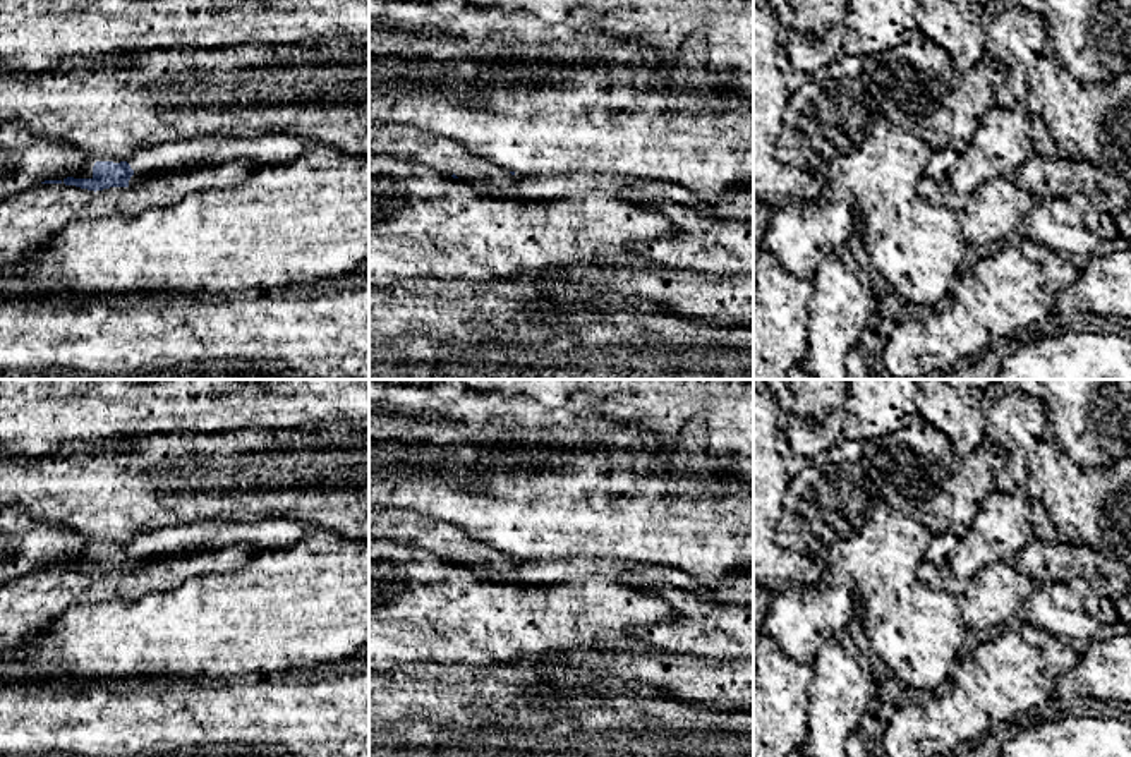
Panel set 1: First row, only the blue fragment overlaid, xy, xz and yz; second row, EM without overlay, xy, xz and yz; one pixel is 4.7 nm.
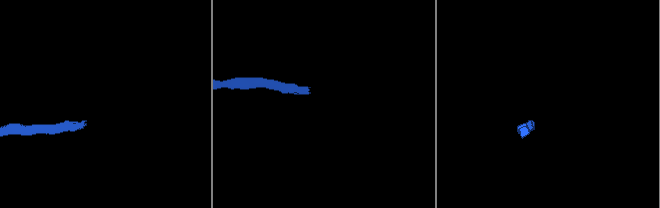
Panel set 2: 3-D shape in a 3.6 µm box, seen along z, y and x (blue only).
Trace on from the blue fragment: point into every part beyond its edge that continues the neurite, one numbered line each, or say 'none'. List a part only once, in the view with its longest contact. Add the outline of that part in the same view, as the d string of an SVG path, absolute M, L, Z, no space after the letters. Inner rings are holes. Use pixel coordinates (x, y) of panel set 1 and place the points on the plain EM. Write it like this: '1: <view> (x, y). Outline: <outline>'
1: xy (277, 531). Outline: M269 517L259 522L201 520L137 534L125 546L134 554L129 572L153 558L175 556L196 551L218 551L237 542L259 546L290 546L307 530L307 524L288 517Z

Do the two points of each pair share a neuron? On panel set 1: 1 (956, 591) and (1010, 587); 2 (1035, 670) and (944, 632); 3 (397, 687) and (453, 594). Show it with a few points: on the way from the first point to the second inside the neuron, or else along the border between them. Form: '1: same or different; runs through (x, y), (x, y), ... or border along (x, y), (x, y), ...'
1: same; runs through (970, 591), (996, 591)
2: different; border along (963, 653), (944, 689)
3: different; border along (452, 665), (400, 663), (387, 672)

